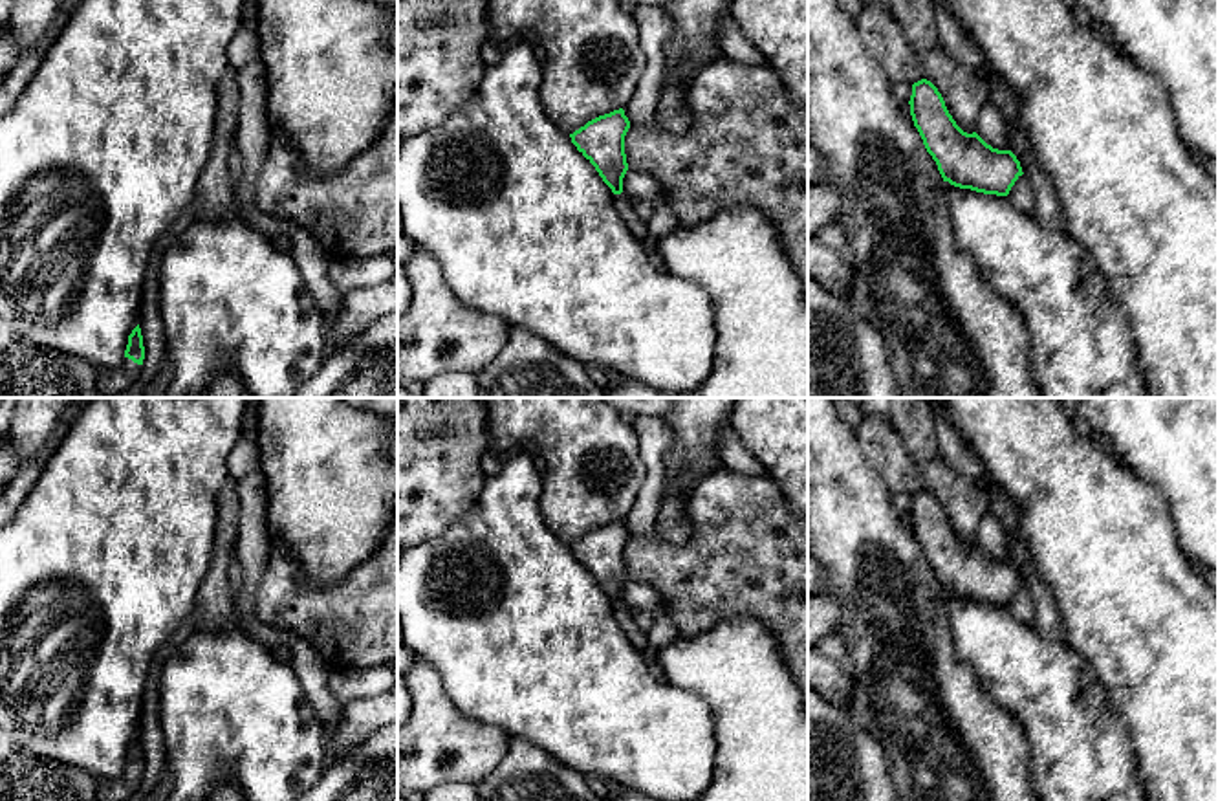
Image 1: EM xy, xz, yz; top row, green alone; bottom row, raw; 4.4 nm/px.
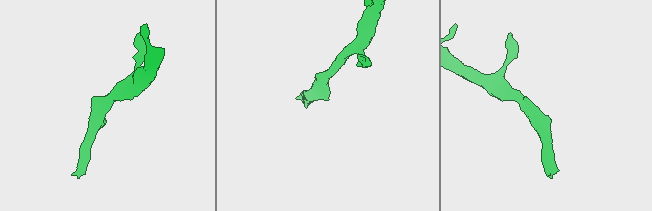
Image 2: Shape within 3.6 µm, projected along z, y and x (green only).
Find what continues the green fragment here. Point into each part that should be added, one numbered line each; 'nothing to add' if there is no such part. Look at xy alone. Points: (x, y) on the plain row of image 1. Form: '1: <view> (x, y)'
1: xy (119, 789)

